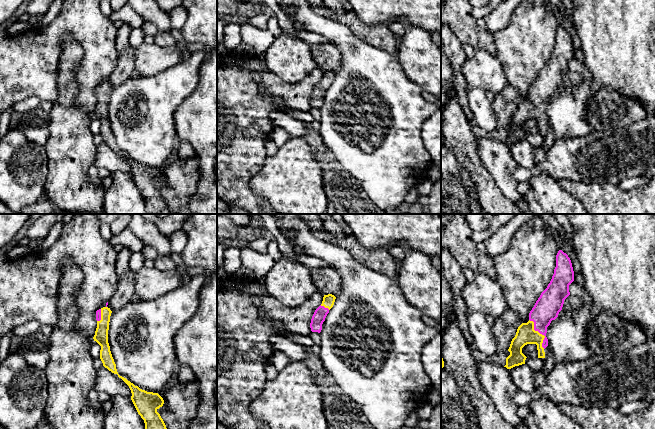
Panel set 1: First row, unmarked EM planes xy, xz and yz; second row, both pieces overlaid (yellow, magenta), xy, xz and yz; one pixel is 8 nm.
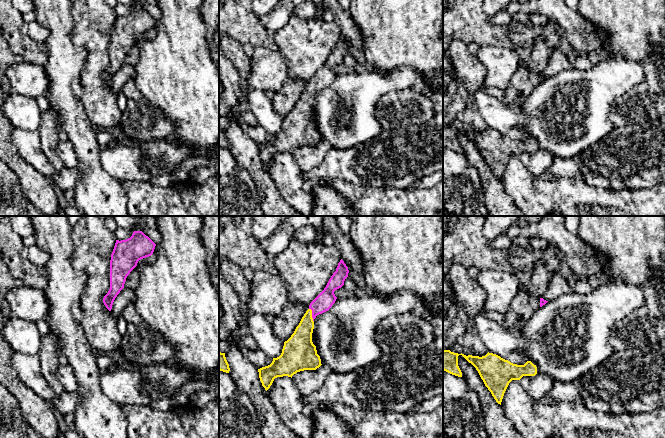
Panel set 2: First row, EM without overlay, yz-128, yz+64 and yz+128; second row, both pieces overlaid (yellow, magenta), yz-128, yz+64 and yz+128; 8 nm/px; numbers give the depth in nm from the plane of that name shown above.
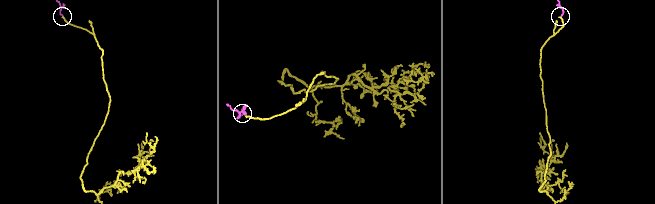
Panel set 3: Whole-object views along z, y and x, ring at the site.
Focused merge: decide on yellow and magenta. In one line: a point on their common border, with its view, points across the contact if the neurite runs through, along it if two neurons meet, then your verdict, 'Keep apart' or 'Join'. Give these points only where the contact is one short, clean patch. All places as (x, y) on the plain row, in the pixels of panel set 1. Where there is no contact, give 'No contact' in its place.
Touches yellow at yz (539, 109). Path across: yz (525, 110), (539, 109), (539, 94), (549, 80). Join

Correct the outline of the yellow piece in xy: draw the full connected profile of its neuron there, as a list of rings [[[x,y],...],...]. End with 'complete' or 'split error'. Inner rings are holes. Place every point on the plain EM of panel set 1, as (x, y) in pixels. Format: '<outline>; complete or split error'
[[[106,82],[96,87],[97,104],[93,113],[100,122],[100,135],[103,142],[117,150],[130,164],[131,176],[145,199],[147,214],[160,214],[167,209],[166,201],[157,186],[163,182],[164,176],[158,169],[147,168],[120,152],[112,133],[108,119],[109,98],[112,87]]]; split error

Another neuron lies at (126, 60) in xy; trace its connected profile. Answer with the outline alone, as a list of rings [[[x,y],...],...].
[[[130,46],[118,54],[117,66],[107,81],[112,88],[121,85],[132,76],[135,70],[135,51],[136,49]]]

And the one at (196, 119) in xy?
[[[217,51],[203,59],[198,72],[196,89],[184,100],[174,115],[178,137],[193,148],[194,157],[199,163],[201,178],[197,193],[189,200],[192,214],[217,214],[217,184],[215,169],[217,163]]]

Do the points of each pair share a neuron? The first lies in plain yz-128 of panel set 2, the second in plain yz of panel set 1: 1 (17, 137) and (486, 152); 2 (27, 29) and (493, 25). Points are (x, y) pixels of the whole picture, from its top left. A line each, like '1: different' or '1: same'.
1: same
2: same

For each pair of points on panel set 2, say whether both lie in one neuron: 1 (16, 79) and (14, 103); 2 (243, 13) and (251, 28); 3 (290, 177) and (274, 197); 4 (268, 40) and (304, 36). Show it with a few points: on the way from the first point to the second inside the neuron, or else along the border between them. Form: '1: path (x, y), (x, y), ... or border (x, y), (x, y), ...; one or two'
1: border (10, 93), (35, 98); two
2: path (243, 17), (247, 24); one
3: border (267, 170), (280, 195), (290, 205); two
4: border (274, 32), (274, 41), (278, 49); two

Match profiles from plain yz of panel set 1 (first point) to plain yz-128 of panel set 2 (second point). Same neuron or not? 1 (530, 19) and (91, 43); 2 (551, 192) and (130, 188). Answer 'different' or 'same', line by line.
1: same
2: different

